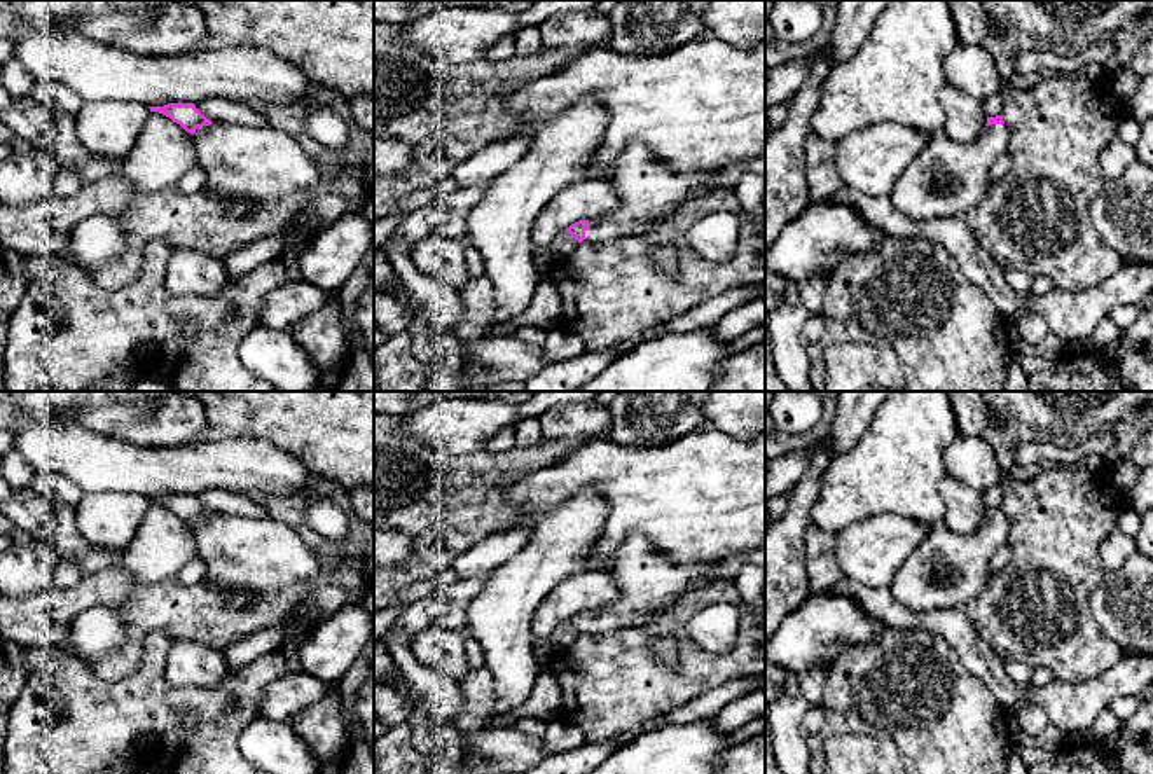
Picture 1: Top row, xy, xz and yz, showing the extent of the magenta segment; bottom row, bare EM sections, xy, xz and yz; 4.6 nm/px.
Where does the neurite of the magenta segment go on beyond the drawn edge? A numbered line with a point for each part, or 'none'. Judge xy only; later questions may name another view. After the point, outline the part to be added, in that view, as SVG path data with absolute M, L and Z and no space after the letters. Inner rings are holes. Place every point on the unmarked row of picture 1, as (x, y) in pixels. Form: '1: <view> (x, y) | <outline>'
1: xy (264, 554) | M211 512L210 517L197 519L192 529L197 552L206 564L204 578L218 587L269 594L306 584L318 573L318 554L306 543L304 533L281 521Z

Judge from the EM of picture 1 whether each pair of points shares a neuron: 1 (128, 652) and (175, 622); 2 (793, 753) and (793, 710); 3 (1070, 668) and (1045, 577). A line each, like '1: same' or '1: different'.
1: same
2: same
3: same

